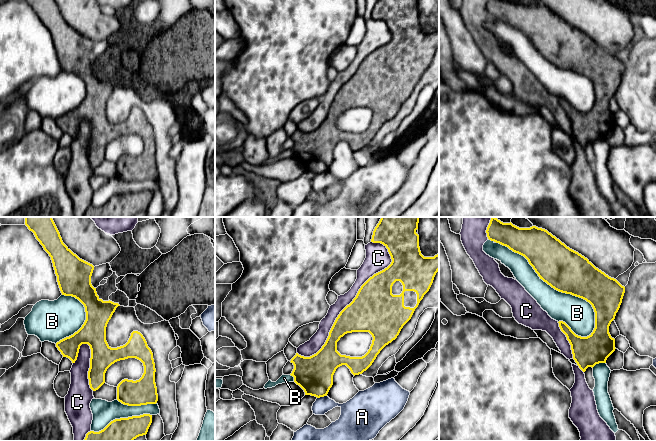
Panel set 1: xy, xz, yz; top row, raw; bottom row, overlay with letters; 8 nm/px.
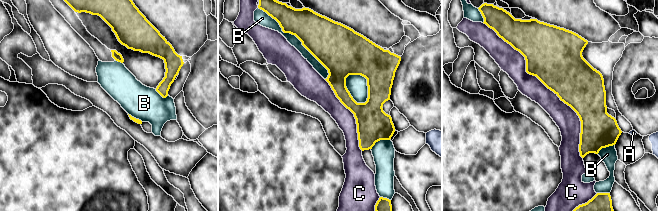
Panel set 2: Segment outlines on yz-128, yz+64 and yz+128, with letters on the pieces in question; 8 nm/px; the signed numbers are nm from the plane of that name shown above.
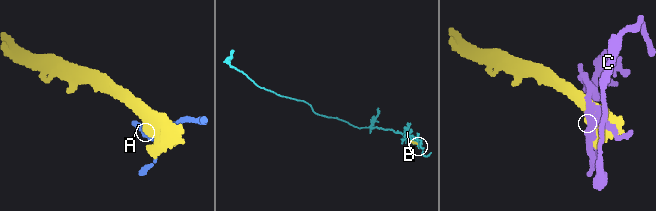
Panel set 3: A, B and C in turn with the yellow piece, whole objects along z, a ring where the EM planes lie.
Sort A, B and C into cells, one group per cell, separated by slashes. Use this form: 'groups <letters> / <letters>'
groups A / B / C

